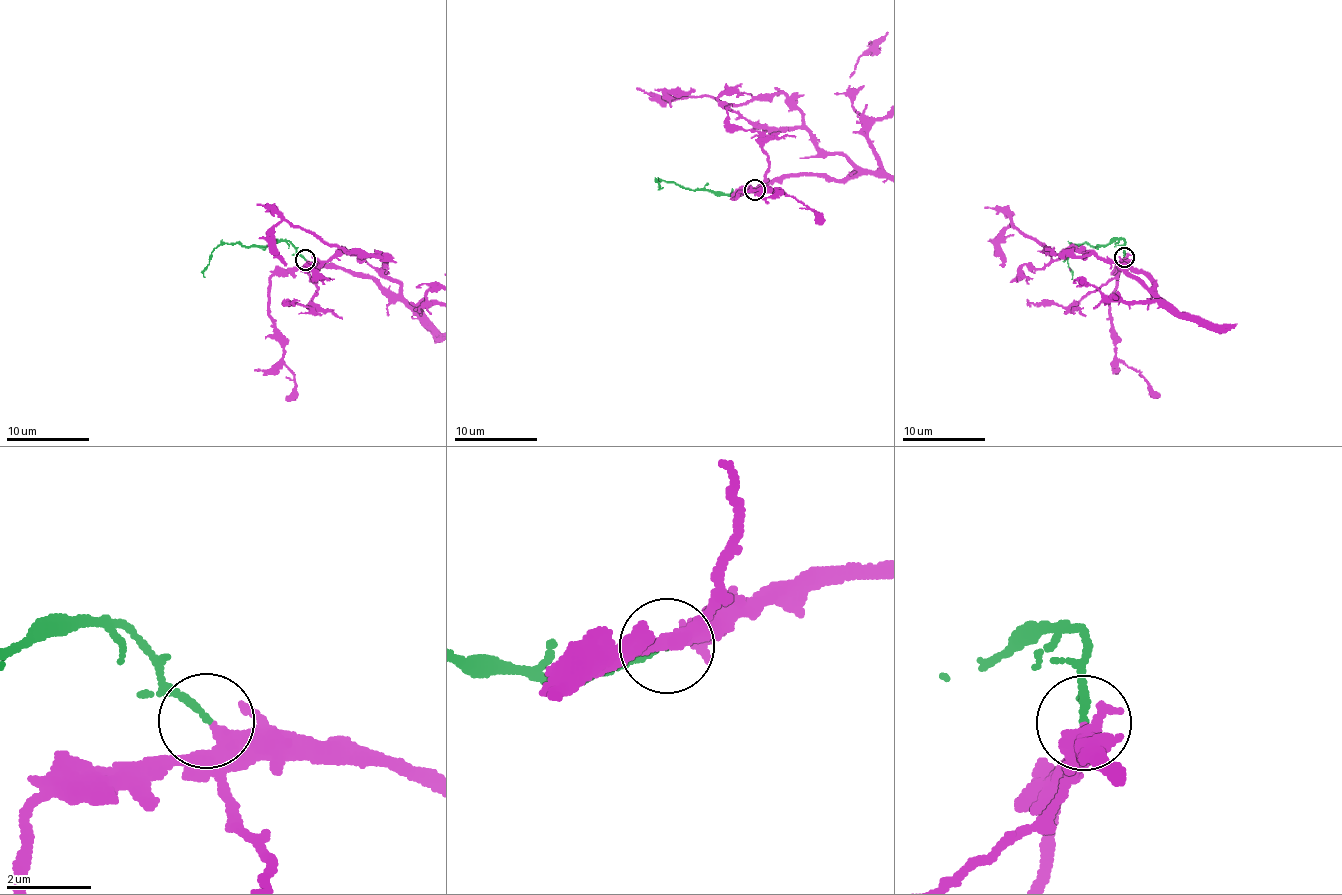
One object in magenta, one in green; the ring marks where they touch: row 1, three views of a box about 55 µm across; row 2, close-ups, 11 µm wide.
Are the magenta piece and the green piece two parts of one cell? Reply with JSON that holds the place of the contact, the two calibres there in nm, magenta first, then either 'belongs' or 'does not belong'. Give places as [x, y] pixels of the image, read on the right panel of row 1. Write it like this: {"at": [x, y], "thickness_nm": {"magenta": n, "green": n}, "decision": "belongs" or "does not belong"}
{"at": [1124, 257], "thickness_nm": {"magenta": 400, "green": 160}, "decision": "does not belong"}

